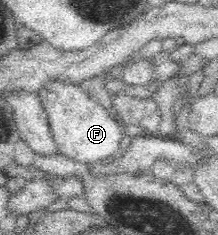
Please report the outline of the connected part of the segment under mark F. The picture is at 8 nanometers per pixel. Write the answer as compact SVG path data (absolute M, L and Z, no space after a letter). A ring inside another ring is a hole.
M54 78L37 93L57 145L57 151L82 164L109 163L120 156L129 139L130 130L107 113L92 94L84 92L80 84Z

